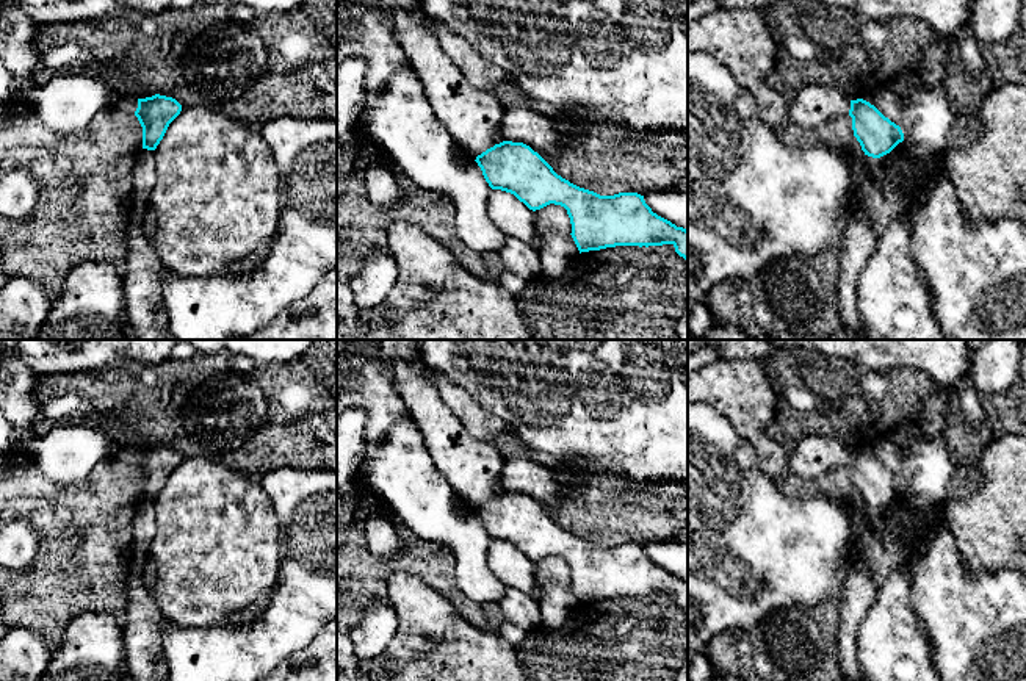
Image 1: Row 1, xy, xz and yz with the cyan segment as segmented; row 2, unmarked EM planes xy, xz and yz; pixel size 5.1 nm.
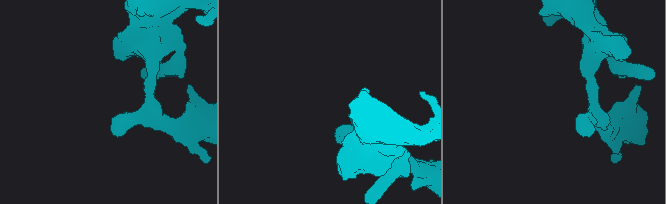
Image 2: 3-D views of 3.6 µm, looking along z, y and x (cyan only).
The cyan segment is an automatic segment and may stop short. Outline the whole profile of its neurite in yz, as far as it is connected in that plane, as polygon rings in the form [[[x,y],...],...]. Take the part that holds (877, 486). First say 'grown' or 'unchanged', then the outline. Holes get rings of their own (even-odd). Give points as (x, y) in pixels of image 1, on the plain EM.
grown | [[[810,435],[789,449],[789,471],[802,481],[816,481],[847,465],[854,487],[868,507],[880,509],[904,492],[901,477],[874,456],[863,449],[849,451],[833,437]]]

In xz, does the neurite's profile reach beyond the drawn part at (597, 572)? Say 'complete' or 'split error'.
split error

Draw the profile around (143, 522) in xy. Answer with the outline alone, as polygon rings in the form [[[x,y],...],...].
[[[141,499],[133,517],[133,545],[130,573],[139,571],[155,539],[155,501]]]

